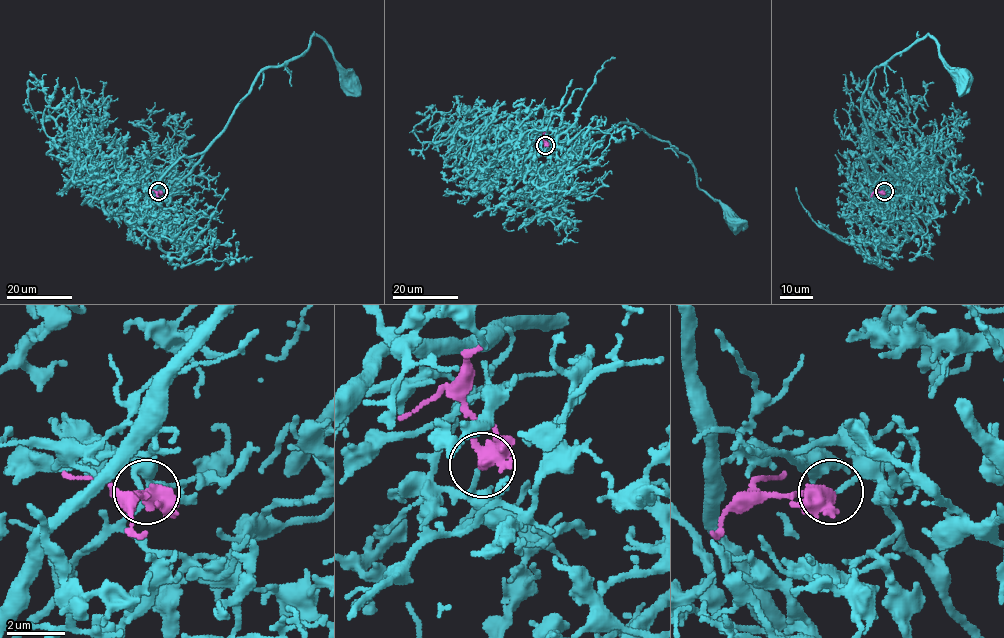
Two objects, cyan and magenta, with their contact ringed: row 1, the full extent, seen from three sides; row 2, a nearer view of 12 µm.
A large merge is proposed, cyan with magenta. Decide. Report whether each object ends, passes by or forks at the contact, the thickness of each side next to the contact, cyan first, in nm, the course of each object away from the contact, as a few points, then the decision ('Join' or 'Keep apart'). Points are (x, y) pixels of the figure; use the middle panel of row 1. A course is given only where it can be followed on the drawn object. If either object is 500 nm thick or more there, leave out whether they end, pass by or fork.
At the ring cyan ends. At the ring magenta forks. Thickness 150 nm (cyan) against 360 nm. Course of cyan: (545, 146), (546, 132), (565, 125), (591, 132), (631, 123), (685, 155), (697, 186), (733, 223). Course of magenta: (545, 146), (545, 132). Join

